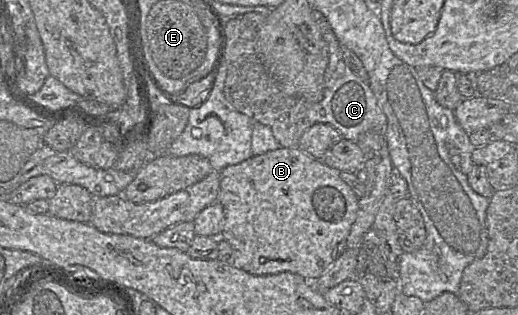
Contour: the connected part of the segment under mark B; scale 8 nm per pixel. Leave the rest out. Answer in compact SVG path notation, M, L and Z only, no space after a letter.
M298 147L280 148L264 154L252 156L241 163L230 165L220 171L220 185L217 202L224 211L224 226L219 238L226 240L233 249L233 266L253 275L271 275L282 272L291 272L313 282L321 277L331 265L346 250L346 241L350 229L356 218L358 197L352 189L341 180L340 172L333 169L322 160L316 159L303 152Z

